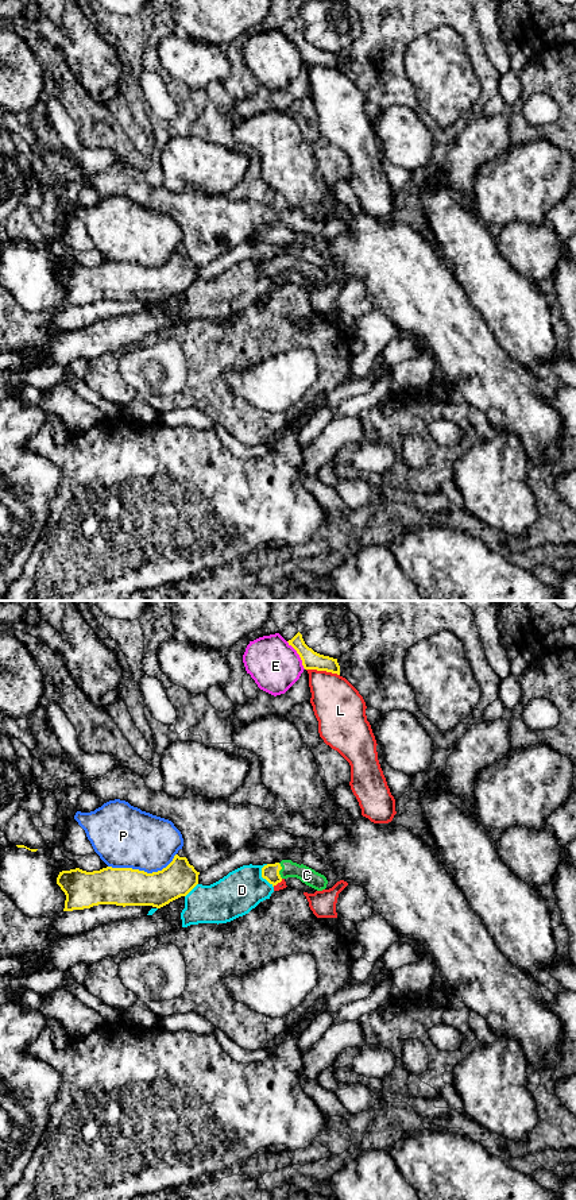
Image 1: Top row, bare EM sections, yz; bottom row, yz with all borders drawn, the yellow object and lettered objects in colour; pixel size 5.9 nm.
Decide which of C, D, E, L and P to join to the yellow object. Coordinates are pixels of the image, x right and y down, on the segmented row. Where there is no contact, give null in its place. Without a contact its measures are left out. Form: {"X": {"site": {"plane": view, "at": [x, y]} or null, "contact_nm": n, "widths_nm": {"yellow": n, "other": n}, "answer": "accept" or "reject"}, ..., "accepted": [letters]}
{"C": {"site": {"plane": "yz", "at": [279, 869]}, "contact_nm": 100, "widths_nm": {"yellow": 100, "other": 100}, "answer": "accept"}, "D": {"site": {"plane": "yz", "at": [262, 876]}, "contact_nm": 150, "widths_nm": {"yellow": 100, "other": 260}, "answer": "reject"}, "E": {"site": {"plane": "yz", "at": [298, 653]}, "contact_nm": 200, "widths_nm": {"yellow": 110, "other": 300}, "answer": "reject"}, "L": {"site": {"plane": "yz", "at": [323, 670]}, "contact_nm": 200, "widths_nm": {"yellow": 110, "other": 300}, "answer": "reject"}, "P": {"site": {"plane": "yz", "at": [143, 871]}, "contact_nm": 420, "widths_nm": {"yellow": 220, "other": 380}, "answer": "reject"}, "accepted": ["C"]}

